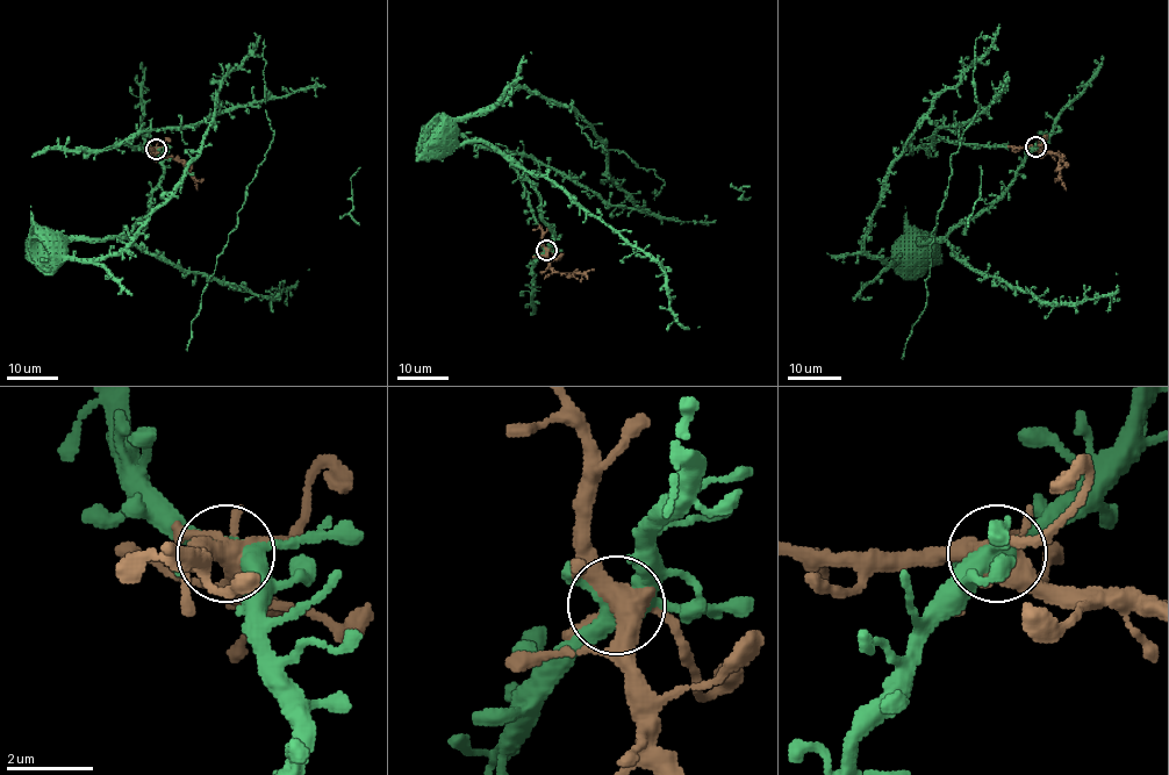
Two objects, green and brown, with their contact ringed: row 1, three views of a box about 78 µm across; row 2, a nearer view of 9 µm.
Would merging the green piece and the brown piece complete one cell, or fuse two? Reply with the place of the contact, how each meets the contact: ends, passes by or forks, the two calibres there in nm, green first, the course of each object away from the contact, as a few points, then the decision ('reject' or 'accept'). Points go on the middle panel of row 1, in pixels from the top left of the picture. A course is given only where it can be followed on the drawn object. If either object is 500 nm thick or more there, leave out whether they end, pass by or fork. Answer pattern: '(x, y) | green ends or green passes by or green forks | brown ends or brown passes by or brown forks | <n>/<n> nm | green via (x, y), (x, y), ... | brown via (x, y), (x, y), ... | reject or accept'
(546, 250) | green forks | brown forks | 380/440 nm | green via (545, 250), (553, 232), (543, 219), (540, 195), (528, 176), (481, 142), (458, 143), (435, 124) | brown via (545, 250), (547, 264), (559, 273), (582, 273), (588, 279) | accept

